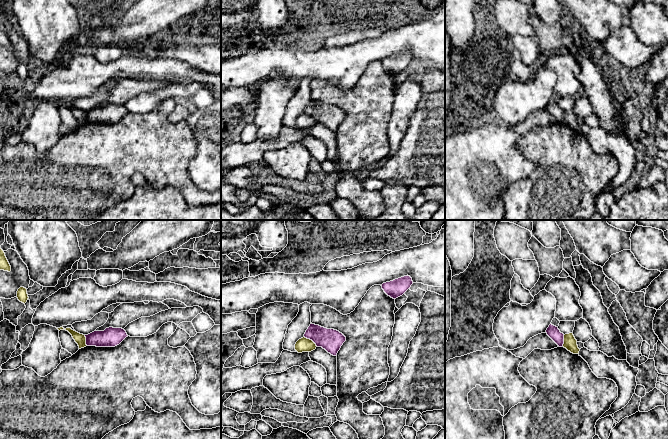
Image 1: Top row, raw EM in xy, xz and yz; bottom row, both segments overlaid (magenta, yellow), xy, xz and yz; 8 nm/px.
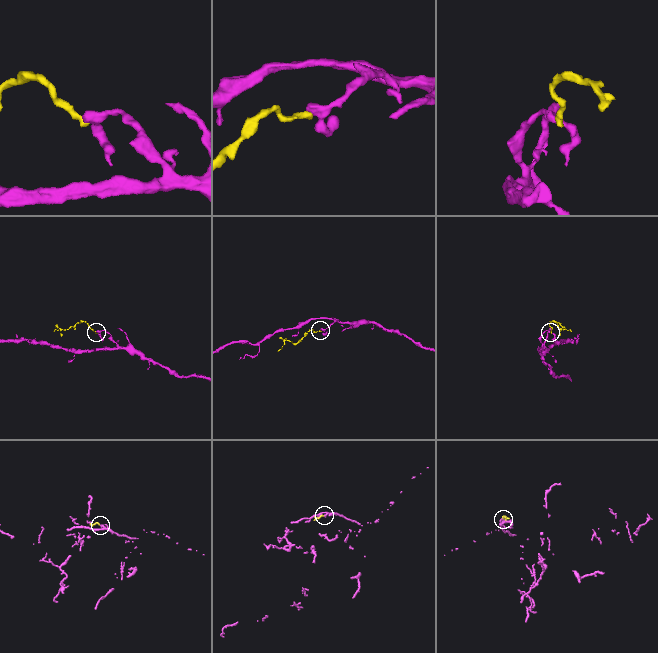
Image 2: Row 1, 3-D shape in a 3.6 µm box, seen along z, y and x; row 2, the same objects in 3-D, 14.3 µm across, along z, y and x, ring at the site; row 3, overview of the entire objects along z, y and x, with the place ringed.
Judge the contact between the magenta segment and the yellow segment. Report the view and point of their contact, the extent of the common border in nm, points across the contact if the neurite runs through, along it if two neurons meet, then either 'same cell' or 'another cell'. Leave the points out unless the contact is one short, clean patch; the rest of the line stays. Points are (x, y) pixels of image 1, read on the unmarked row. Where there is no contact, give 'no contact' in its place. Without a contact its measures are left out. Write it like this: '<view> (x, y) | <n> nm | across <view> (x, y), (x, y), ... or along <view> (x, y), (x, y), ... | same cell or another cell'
xz (311, 115) | 140 nm | along xz (304, 112), (317, 122) | another cell

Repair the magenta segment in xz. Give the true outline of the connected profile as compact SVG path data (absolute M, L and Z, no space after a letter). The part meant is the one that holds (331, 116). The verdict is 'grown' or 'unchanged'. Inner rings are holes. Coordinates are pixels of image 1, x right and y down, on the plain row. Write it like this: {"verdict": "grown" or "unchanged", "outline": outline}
{"verdict": "unchanged", "outline": "M310 100L304 113L312 116L317 123L322 123L333 132L337 132L346 113L337 106L327 105L319 101Z"}

